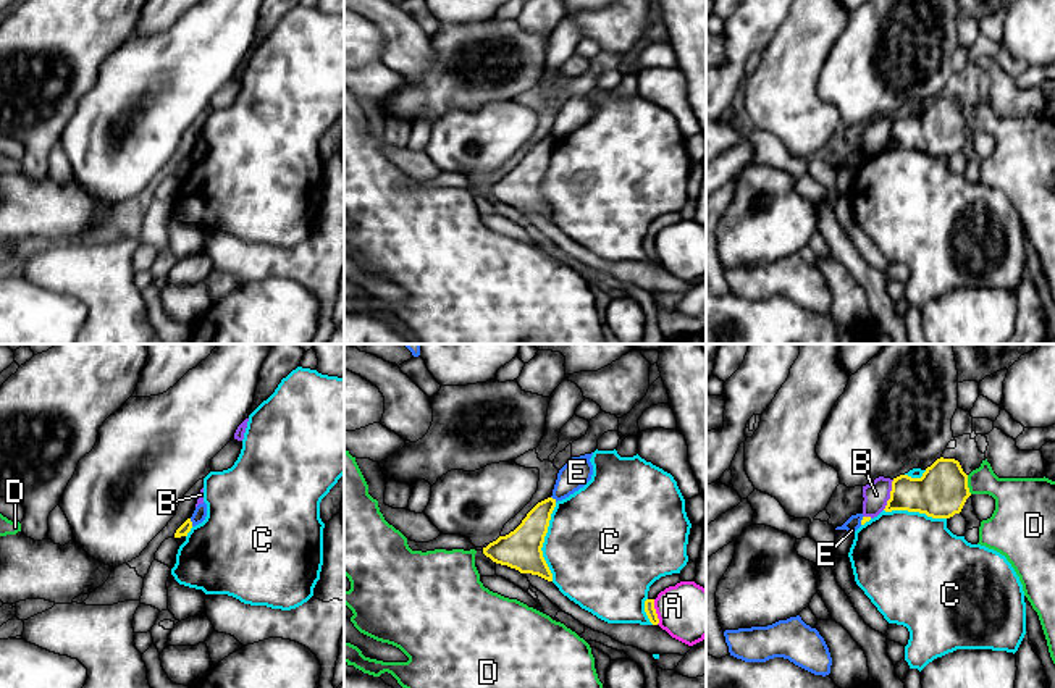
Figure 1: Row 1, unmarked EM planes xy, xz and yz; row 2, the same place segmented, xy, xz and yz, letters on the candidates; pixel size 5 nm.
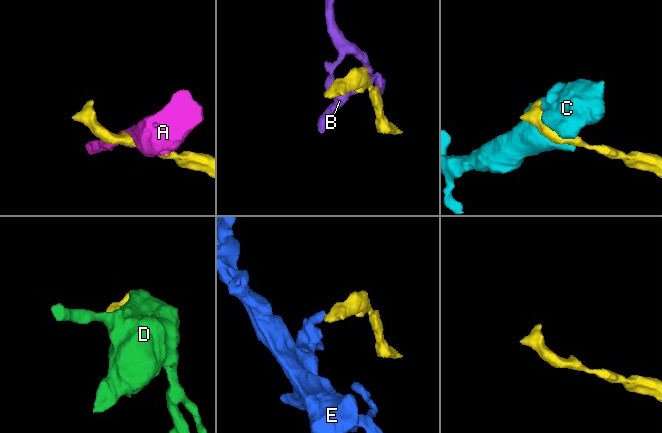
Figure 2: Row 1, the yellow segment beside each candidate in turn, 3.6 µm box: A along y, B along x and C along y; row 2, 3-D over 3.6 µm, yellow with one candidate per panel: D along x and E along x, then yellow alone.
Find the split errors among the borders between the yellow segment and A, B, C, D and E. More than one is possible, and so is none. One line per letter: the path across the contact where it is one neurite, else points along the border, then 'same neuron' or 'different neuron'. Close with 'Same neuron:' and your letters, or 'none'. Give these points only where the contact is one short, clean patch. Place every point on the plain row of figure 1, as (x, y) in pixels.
A: border xz (653, 238), (658, 262); different neuron
B: border yz (894, 118), (891, 136), (882, 147); different neuron
C: different neuron
D: border yz (966, 113), (966, 123), (971, 131); different neuron
E: border xy (189, 157), (193, 163); different neuron
Same neuron: none

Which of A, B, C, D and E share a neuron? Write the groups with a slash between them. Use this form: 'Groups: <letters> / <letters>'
Groups: A / B / C / D / E

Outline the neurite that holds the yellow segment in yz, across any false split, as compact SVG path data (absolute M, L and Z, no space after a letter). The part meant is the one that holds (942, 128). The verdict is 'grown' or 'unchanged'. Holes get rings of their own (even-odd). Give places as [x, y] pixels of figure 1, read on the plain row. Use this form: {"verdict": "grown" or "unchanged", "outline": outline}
{"verdict": "unchanged", "outline": "M937 97L921 116L900 113L892 120L885 150L908 149L932 157L950 157L960 152L971 134L968 113L955 97Z"}

